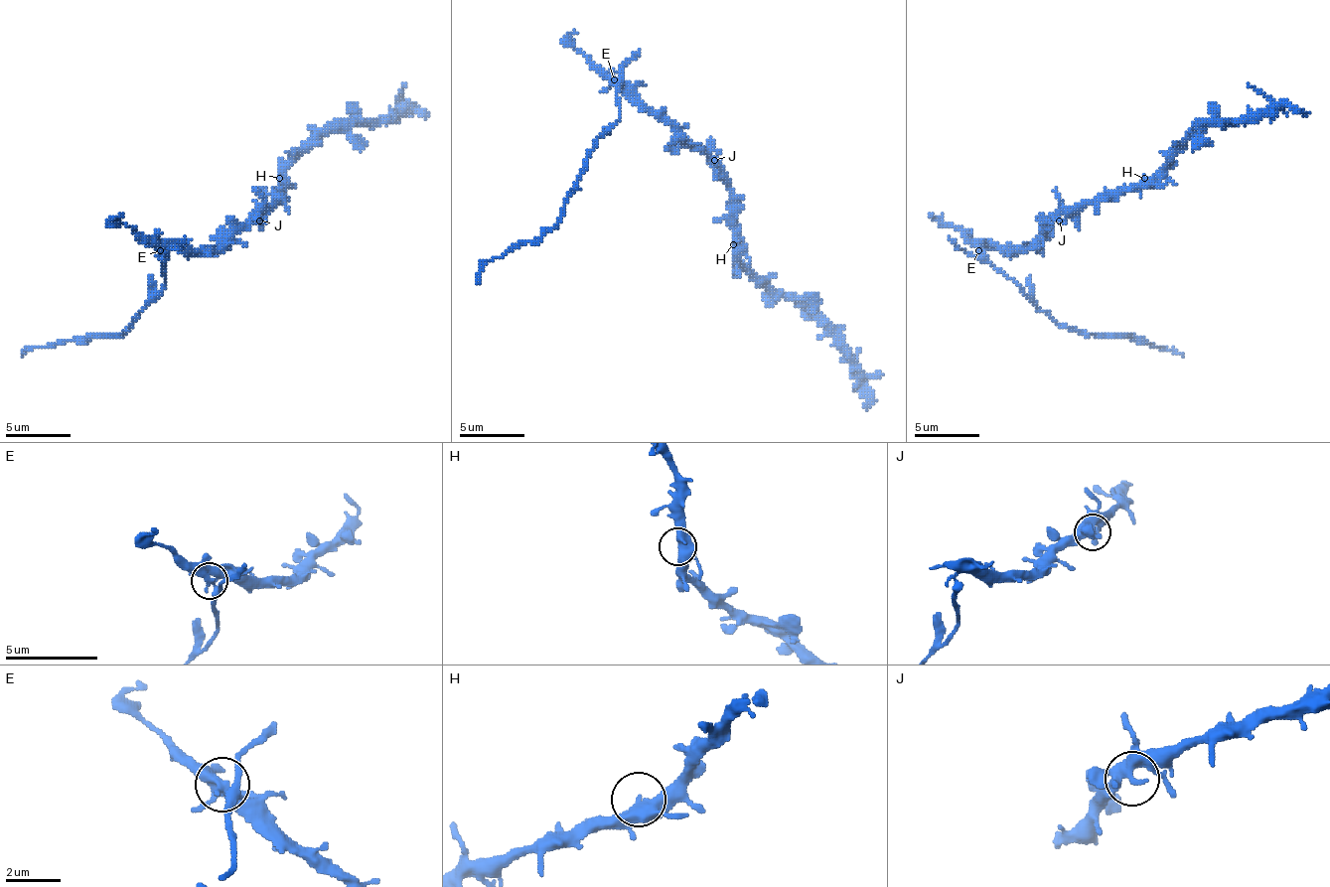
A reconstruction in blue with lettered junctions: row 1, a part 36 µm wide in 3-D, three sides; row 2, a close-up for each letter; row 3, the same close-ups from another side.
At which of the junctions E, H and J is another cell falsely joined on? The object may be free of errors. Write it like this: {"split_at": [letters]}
{"split_at": ["E"]}

